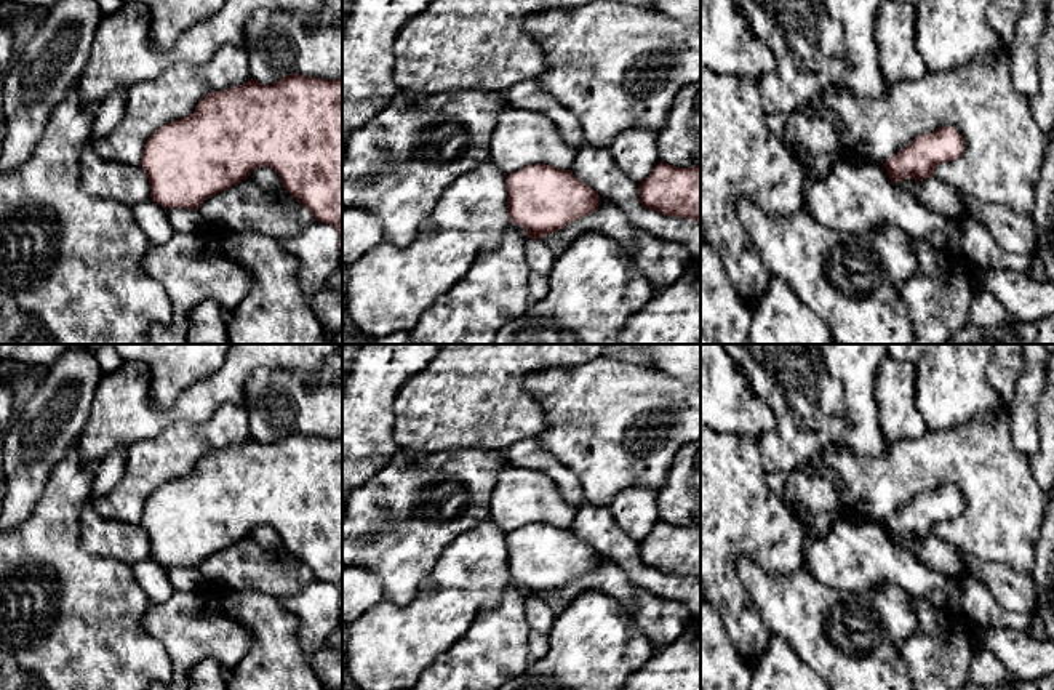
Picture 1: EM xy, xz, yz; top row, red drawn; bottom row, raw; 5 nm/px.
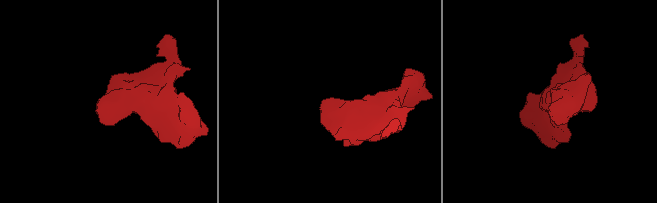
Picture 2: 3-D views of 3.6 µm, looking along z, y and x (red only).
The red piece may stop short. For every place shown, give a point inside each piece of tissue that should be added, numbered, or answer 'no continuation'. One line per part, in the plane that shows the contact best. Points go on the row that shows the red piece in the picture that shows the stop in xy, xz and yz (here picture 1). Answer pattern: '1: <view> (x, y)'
no continuation

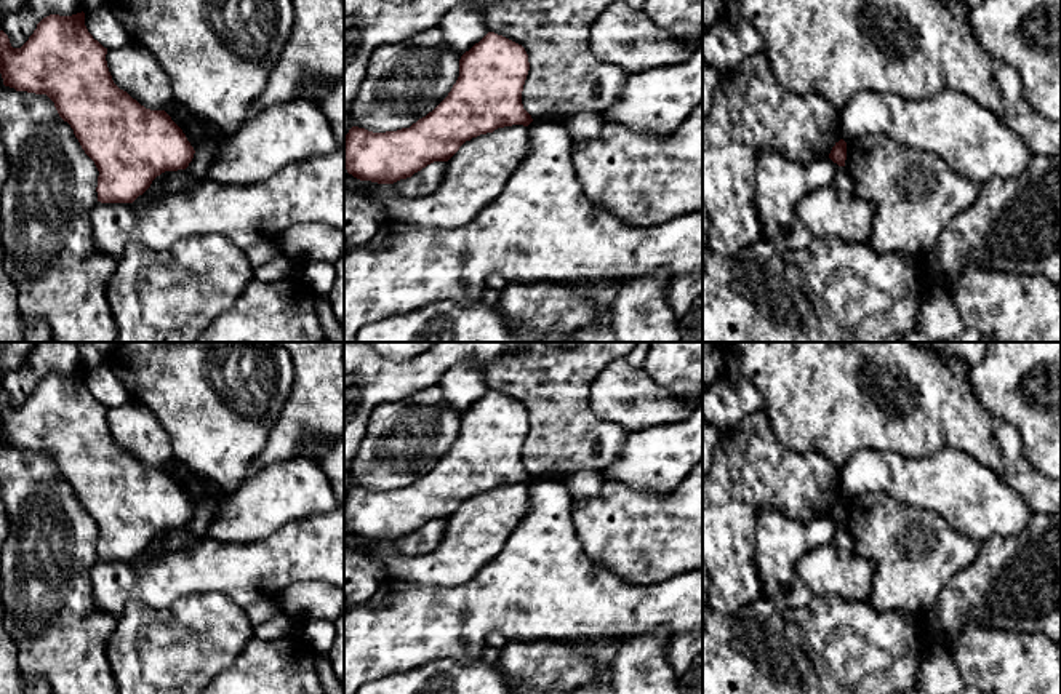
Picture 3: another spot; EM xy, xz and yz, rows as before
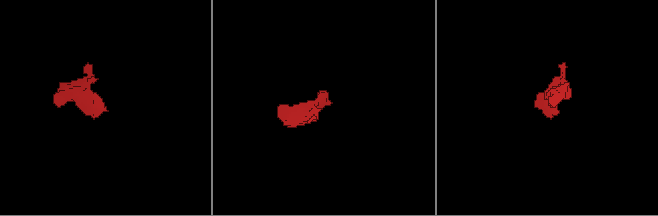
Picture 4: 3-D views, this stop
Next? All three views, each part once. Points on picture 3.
no continuation

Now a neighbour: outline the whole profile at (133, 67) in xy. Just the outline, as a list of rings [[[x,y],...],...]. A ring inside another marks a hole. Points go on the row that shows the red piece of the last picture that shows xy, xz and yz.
[[[141,43],[107,50],[106,61],[114,83],[146,109],[165,110],[173,101],[170,77]]]

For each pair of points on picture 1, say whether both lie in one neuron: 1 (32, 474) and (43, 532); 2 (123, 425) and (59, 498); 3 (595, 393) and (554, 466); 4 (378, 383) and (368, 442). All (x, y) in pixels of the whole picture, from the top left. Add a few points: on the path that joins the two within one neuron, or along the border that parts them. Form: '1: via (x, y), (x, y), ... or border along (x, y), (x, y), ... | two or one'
1: border along (51, 466), (43, 492), (31, 514), (16, 529) | two
2: border along (74, 442), (85, 460), (98, 461) | two
3: border along (534, 437), (578, 479), (581, 490) | two
4: via (368, 397), (368, 428) | one

